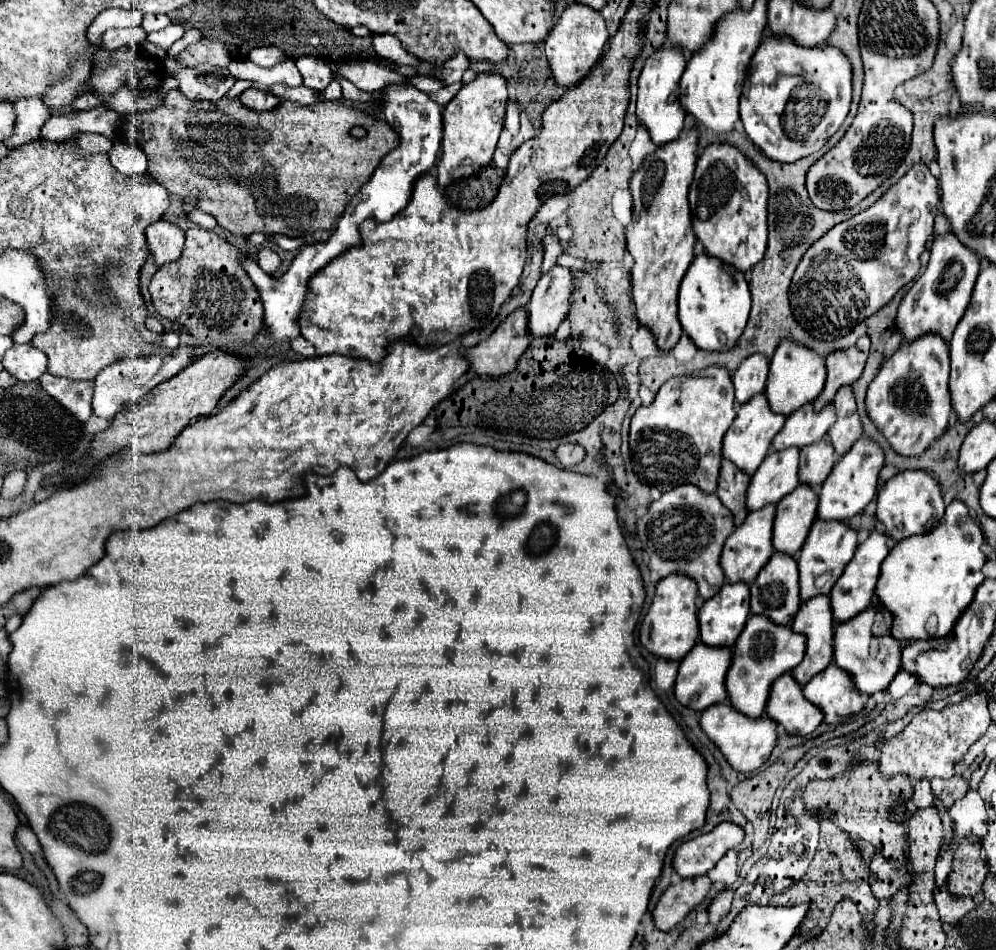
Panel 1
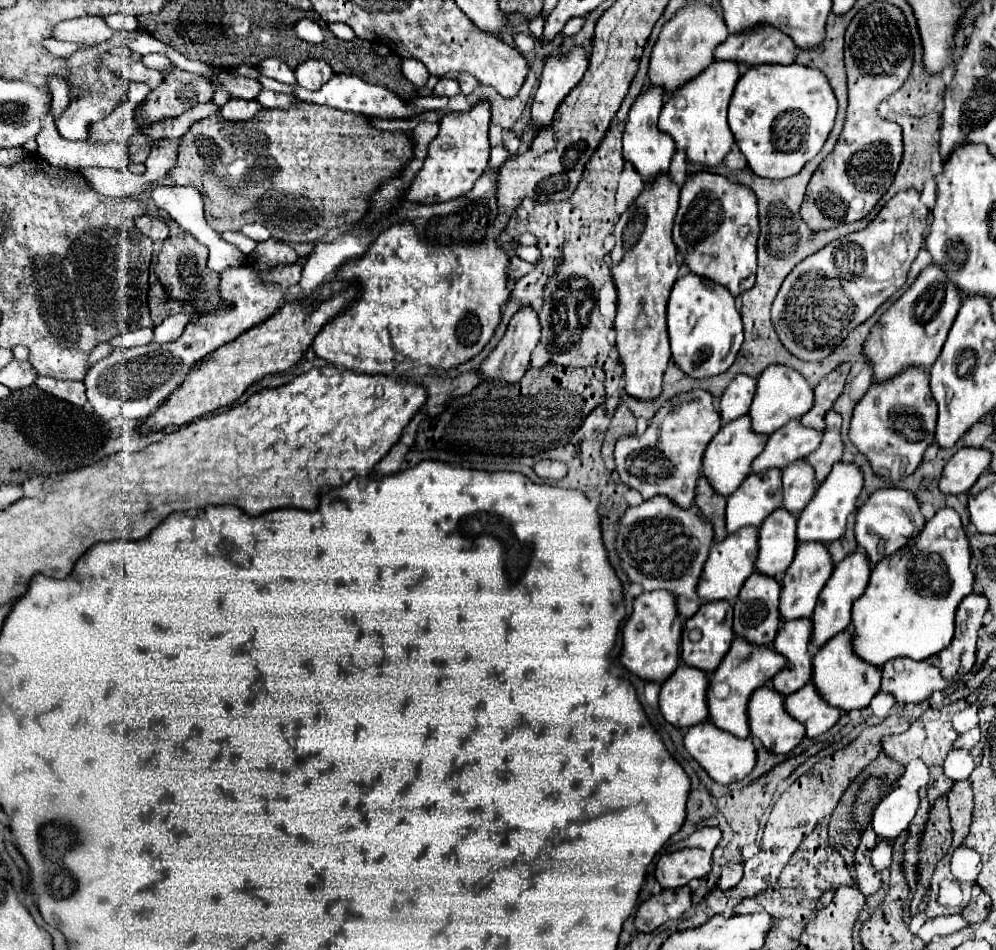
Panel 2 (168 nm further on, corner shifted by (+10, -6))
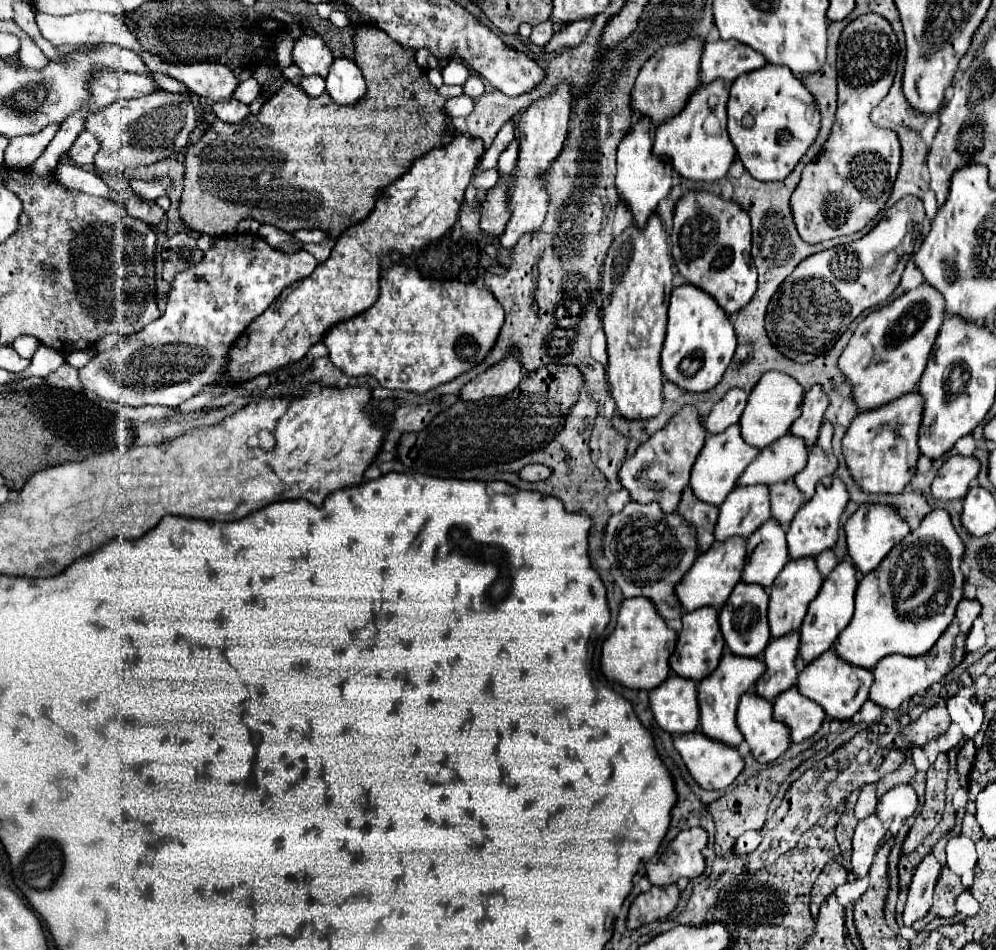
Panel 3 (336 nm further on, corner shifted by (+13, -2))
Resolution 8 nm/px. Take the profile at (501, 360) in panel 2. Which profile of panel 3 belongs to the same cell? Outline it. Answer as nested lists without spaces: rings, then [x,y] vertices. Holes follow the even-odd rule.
[[[509,356],[501,364],[483,372],[473,382],[465,384],[461,388],[459,398],[465,402],[477,402],[481,398],[507,396],[517,388],[521,378],[523,378],[523,372],[521,372],[521,364],[517,364],[517,356]]]

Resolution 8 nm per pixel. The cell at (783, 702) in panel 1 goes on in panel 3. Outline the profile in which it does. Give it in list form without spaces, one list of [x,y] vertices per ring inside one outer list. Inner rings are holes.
[[[743,694],[737,708],[737,728],[745,736],[757,762],[777,760],[791,744],[789,728],[773,720],[773,704],[765,704],[757,694]]]

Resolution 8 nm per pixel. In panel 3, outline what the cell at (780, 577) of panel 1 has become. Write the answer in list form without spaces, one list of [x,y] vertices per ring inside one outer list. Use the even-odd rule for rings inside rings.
[[[739,582],[729,600],[727,600],[727,608],[723,606],[719,612],[719,628],[723,632],[725,644],[731,650],[731,654],[737,656],[747,656],[747,658],[757,658],[761,656],[761,652],[765,650],[765,646],[769,644],[771,636],[769,636],[769,622],[767,622],[767,604],[769,604],[769,596],[765,592],[765,588],[755,586],[755,584],[743,584]]]

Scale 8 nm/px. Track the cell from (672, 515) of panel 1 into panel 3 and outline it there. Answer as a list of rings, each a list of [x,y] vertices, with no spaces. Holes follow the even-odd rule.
[[[629,502],[619,514],[609,518],[603,554],[611,562],[609,572],[625,598],[649,598],[663,620],[681,618],[683,610],[675,596],[675,586],[697,558],[697,538],[681,516],[665,514],[657,504]]]

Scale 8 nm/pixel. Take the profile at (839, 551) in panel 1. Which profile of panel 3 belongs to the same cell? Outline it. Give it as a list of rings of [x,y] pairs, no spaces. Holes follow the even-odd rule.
[[[789,560],[781,574],[775,578],[773,586],[769,588],[769,626],[771,626],[771,638],[781,638],[793,630],[799,630],[809,602],[817,596],[819,588],[823,584],[823,578],[815,566],[815,560]]]

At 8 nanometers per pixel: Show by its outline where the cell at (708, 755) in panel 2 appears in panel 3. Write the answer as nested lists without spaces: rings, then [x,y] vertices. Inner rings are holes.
[[[701,732],[677,736],[673,746],[703,790],[725,790],[743,770],[743,758],[737,748],[711,742]]]

